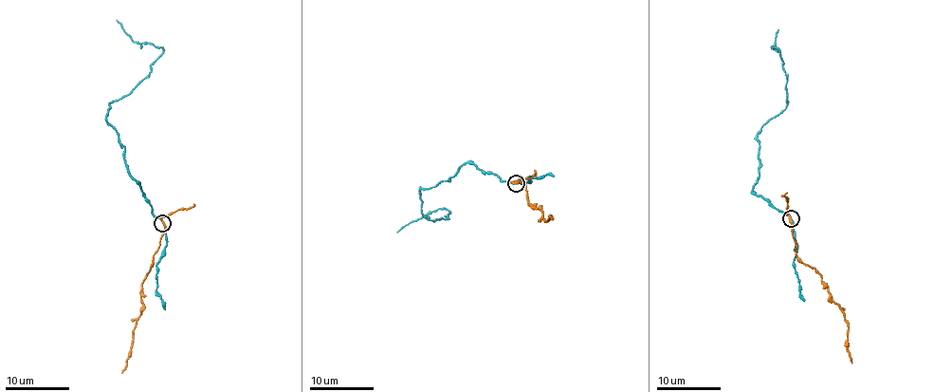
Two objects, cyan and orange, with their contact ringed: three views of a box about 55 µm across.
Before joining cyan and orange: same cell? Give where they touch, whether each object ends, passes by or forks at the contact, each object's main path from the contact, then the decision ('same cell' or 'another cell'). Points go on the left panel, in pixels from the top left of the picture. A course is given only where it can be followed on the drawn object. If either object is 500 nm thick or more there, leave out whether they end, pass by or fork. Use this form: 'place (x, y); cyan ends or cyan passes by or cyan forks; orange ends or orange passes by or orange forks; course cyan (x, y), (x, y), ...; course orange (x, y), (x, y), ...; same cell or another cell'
place (162, 223); cyan passes by; orange passes by; course cyan (163, 223), (129, 174), (125, 146), (107, 121), (108, 105), (145, 77), (163, 51), (137, 42), (116, 20); course orange (163, 223), (164, 233), (142, 284), (142, 307), (132, 339), (131, 356), (122, 373); another cell

